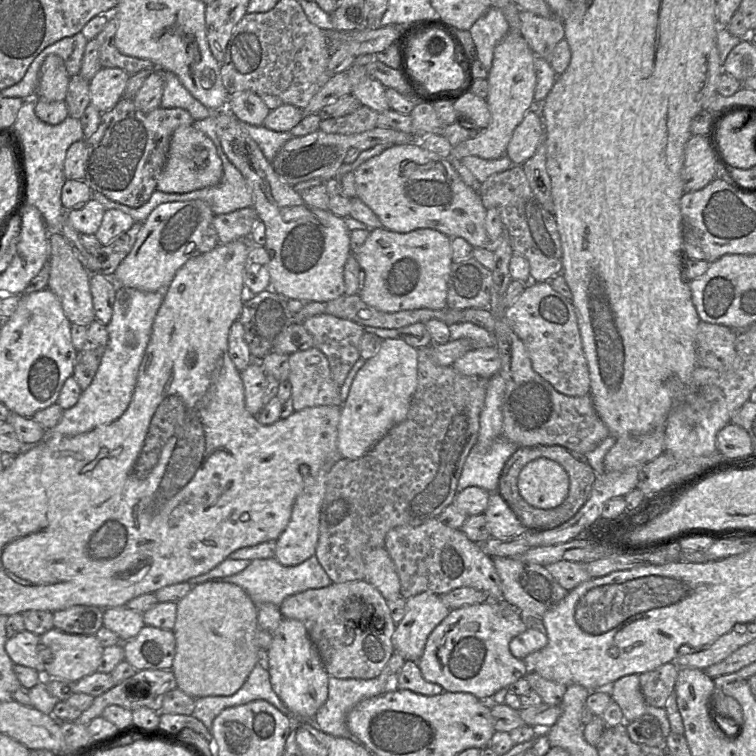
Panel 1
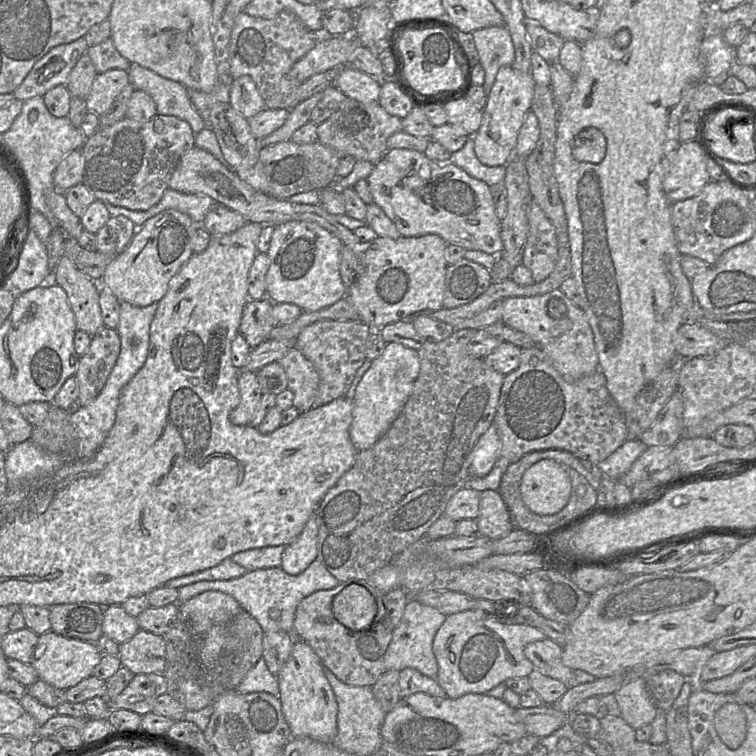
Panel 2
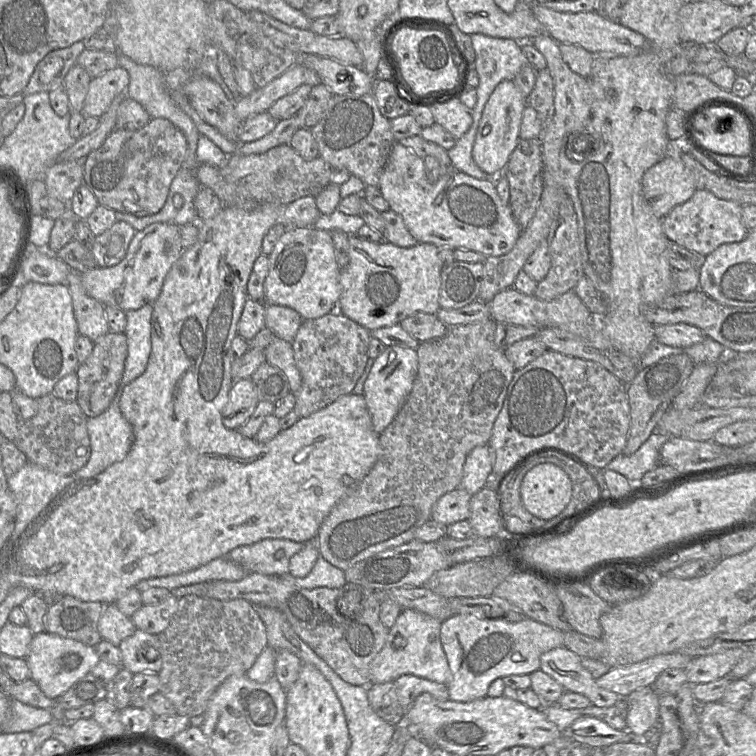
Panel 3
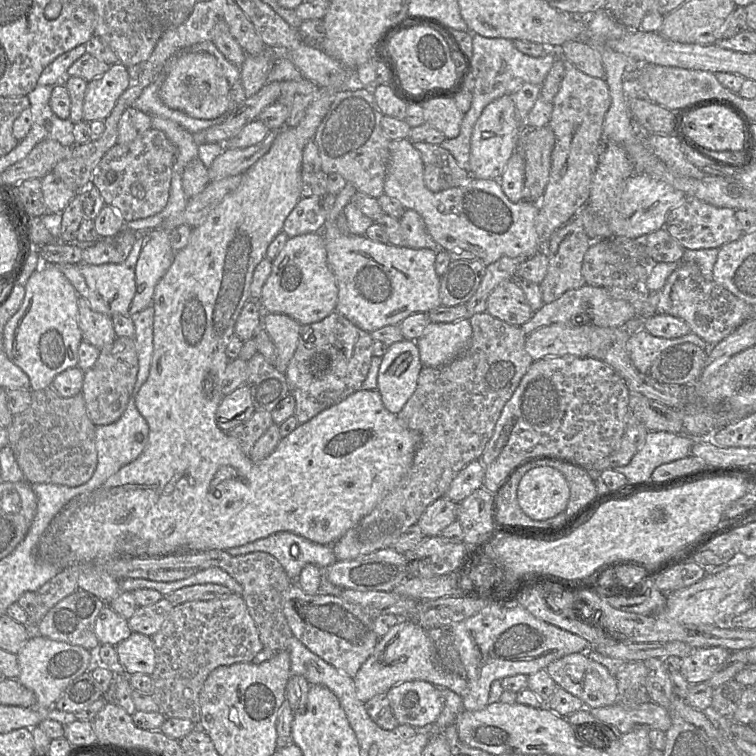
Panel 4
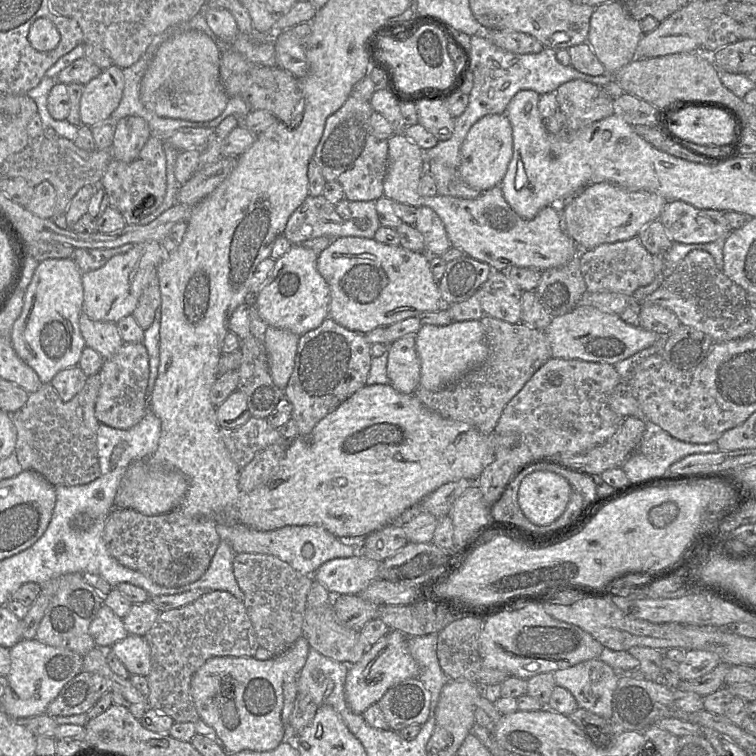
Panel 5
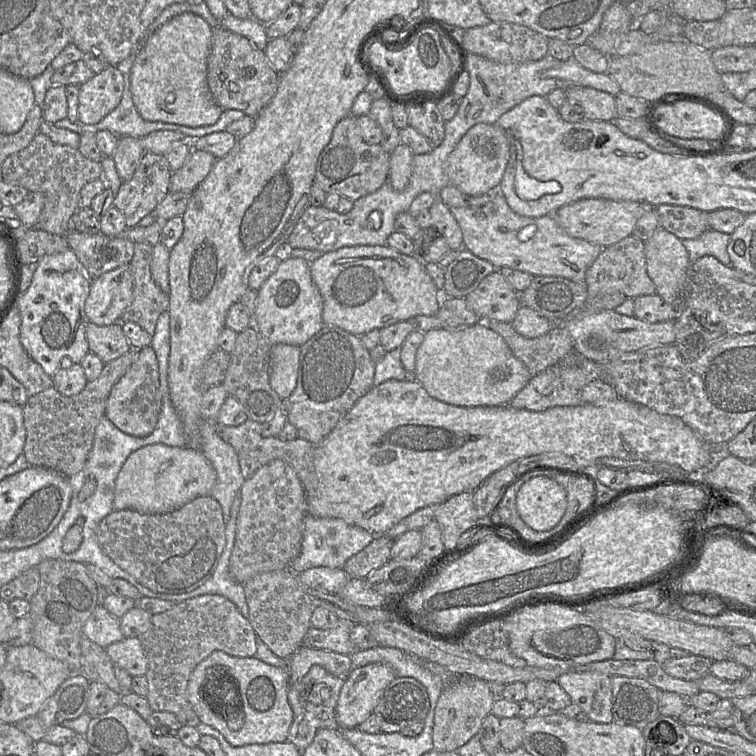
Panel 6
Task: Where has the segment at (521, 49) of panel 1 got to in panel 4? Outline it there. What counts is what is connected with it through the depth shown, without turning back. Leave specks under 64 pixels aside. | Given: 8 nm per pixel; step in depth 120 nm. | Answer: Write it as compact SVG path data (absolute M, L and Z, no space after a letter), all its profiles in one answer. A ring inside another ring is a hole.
M504 95L488 104L472 131L468 172L471 177L481 180L498 180L517 149L520 134L521 125L511 95Z

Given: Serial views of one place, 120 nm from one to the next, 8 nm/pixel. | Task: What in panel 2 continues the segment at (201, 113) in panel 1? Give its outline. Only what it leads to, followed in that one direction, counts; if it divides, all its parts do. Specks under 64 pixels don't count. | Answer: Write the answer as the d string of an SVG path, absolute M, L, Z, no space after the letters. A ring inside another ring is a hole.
M131 63L128 75L135 90L150 95L158 115L175 116L187 121L195 135L206 127L206 122L193 106L183 85L135 63Z

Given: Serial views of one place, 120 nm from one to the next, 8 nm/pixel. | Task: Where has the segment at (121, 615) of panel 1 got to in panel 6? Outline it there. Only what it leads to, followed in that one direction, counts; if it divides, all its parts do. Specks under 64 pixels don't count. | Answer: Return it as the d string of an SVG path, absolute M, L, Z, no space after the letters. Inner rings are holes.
M98 605L83 626L83 635L97 645L106 648L124 638L119 619Z

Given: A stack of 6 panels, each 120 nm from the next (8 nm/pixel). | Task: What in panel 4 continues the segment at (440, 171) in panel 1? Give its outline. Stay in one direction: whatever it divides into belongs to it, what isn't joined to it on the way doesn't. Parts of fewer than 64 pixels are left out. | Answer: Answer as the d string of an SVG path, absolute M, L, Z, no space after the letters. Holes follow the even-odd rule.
M408 138L390 141L389 150L390 160L384 180L384 194L398 200L406 210L416 211L440 249L467 250L485 265L502 257L527 259L543 250L536 231L539 213L537 203L513 203L502 191L498 180L473 177L463 186L431 192L424 184L424 163L412 142Z

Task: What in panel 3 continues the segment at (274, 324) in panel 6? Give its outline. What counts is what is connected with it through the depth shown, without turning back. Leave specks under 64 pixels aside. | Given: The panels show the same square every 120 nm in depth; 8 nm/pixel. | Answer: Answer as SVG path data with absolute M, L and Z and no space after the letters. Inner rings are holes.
M316 228L287 229L276 242L268 260L269 269L262 300L265 304L293 308L303 320L338 312L341 270L336 261L331 232Z

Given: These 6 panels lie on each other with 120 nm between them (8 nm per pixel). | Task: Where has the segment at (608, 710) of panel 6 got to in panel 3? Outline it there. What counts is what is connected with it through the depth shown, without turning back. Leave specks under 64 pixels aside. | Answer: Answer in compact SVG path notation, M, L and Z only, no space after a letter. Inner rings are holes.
M564 646L543 653L540 670L557 681L565 691L582 694L597 707L611 707L620 698L626 698L599 687L592 674L581 665L581 657Z

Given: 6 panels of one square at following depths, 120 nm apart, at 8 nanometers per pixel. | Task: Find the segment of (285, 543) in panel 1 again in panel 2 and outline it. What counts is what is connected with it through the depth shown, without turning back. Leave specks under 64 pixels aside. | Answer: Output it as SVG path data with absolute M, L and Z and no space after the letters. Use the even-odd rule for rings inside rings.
M313 515L301 534L285 547L281 568L289 575L305 571L317 557L318 524Z

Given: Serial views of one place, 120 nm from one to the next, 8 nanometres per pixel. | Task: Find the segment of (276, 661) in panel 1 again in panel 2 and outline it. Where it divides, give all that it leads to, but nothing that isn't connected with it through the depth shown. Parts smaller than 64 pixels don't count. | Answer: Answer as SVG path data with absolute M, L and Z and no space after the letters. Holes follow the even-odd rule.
M295 639L292 652L277 674L282 712L291 737L309 737L333 743L337 735L338 704L324 673L323 664L314 650L303 640Z

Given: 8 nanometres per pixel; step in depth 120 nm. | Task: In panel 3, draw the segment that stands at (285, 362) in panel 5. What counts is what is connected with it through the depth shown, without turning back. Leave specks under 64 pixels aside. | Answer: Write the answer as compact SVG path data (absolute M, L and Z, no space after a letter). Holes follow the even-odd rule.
M265 304L265 326L275 337L292 343L303 318L293 308L276 304Z

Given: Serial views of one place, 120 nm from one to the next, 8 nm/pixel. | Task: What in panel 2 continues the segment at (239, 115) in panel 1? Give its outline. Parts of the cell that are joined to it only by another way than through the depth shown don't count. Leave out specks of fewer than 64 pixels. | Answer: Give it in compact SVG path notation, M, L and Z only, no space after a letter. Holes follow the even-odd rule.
M248 75L233 80L228 103L246 119L255 116L266 108L255 82Z

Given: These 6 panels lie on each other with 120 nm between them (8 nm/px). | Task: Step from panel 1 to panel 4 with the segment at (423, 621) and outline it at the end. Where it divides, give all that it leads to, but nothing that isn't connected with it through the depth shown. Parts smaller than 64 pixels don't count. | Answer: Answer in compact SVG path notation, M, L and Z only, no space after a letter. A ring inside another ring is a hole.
M400 619L378 640L373 653L360 667L353 680L357 697L363 703L375 695L387 693L397 684L413 680L427 681L438 688L449 689L461 697L468 693L466 679L446 670L440 664L436 643L429 631L411 619Z

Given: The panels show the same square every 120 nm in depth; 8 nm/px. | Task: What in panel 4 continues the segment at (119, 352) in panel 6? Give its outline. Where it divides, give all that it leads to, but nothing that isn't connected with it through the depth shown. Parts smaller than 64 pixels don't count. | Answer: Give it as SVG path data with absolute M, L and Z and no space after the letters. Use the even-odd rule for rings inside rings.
M80 296L78 298L78 326L82 340L99 350L111 344L117 337L111 317L93 311L87 301Z

